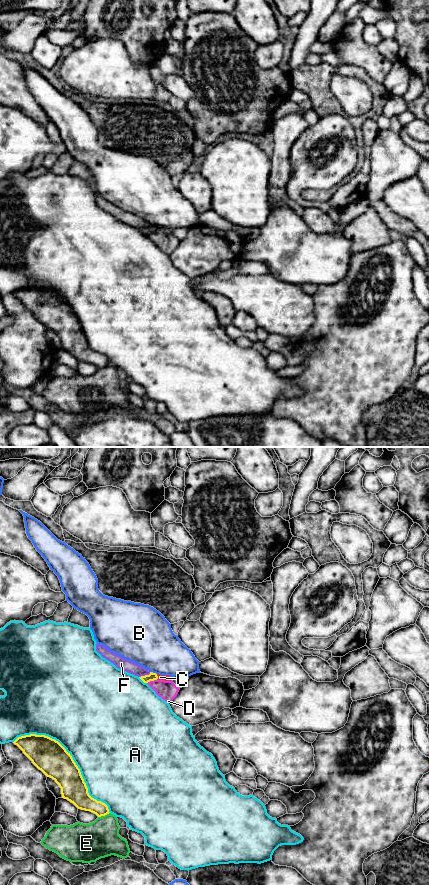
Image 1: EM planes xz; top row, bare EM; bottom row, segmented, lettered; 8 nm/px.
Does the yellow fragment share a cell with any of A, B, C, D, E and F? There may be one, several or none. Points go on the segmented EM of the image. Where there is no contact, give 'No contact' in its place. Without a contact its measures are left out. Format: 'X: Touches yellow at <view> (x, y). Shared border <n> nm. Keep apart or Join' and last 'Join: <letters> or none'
A: Touches yellow at xz (72, 758). Shared border 950 nm. Keep apart
B: Touches yellow at xz (152, 672). Shared border 60 nm. Keep apart
C: Touches yellow at xz (157, 677). Shared border 50 nm. Keep apart
D: Touches yellow at xz (151, 680). Shared border 90 nm. Keep apart
E: Touches yellow at xz (103, 815). Shared border 100 nm. Keep apart
F: Touches yellow at xz (145, 675). Shared border 100 nm. Keep apart
Join: none

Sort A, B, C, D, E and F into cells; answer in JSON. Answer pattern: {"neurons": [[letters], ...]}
{"neurons": [["A"], ["B"], ["C", "F"], ["D"], ["E"]]}

